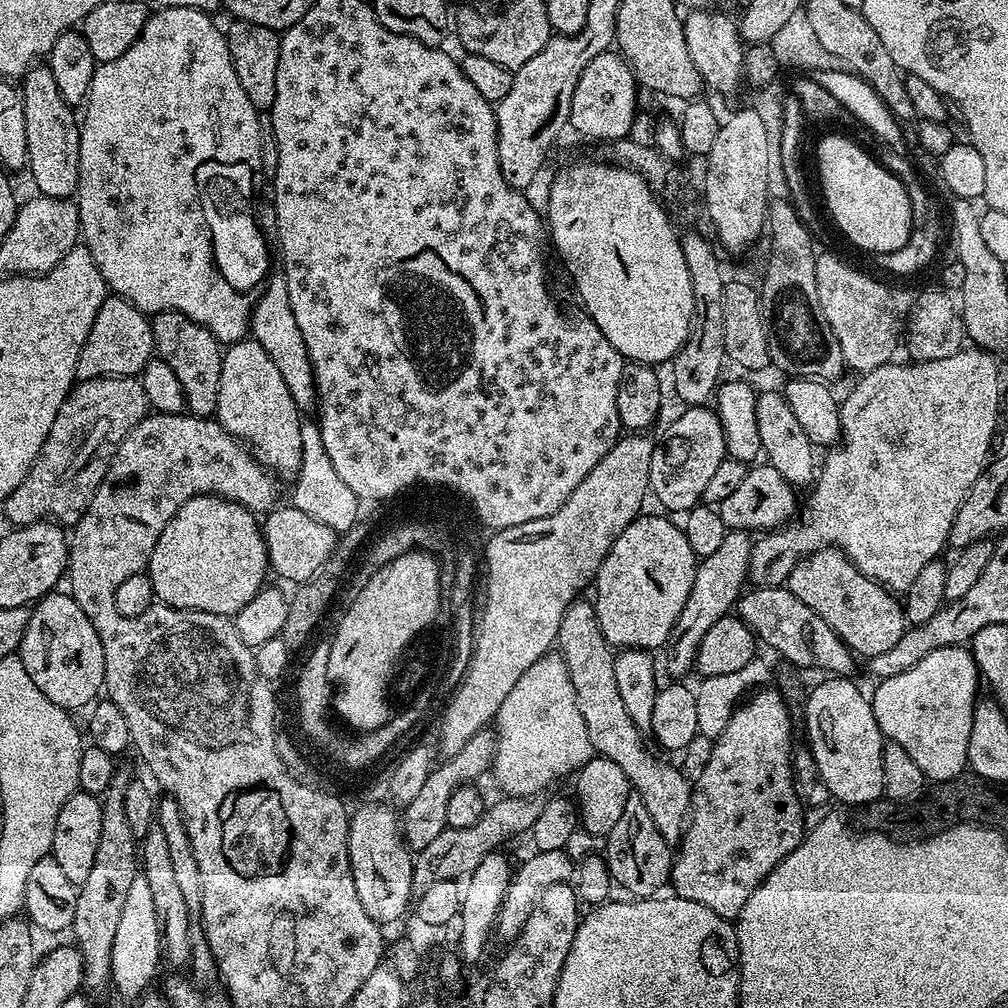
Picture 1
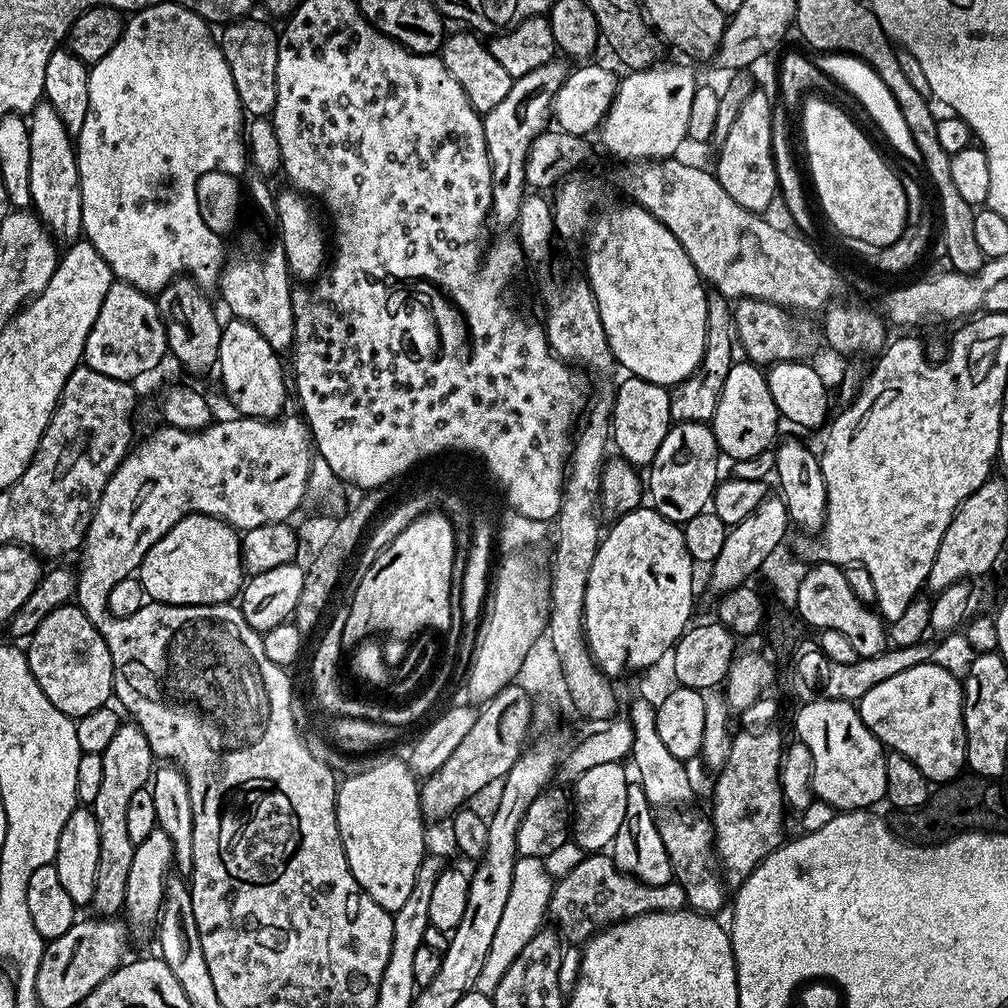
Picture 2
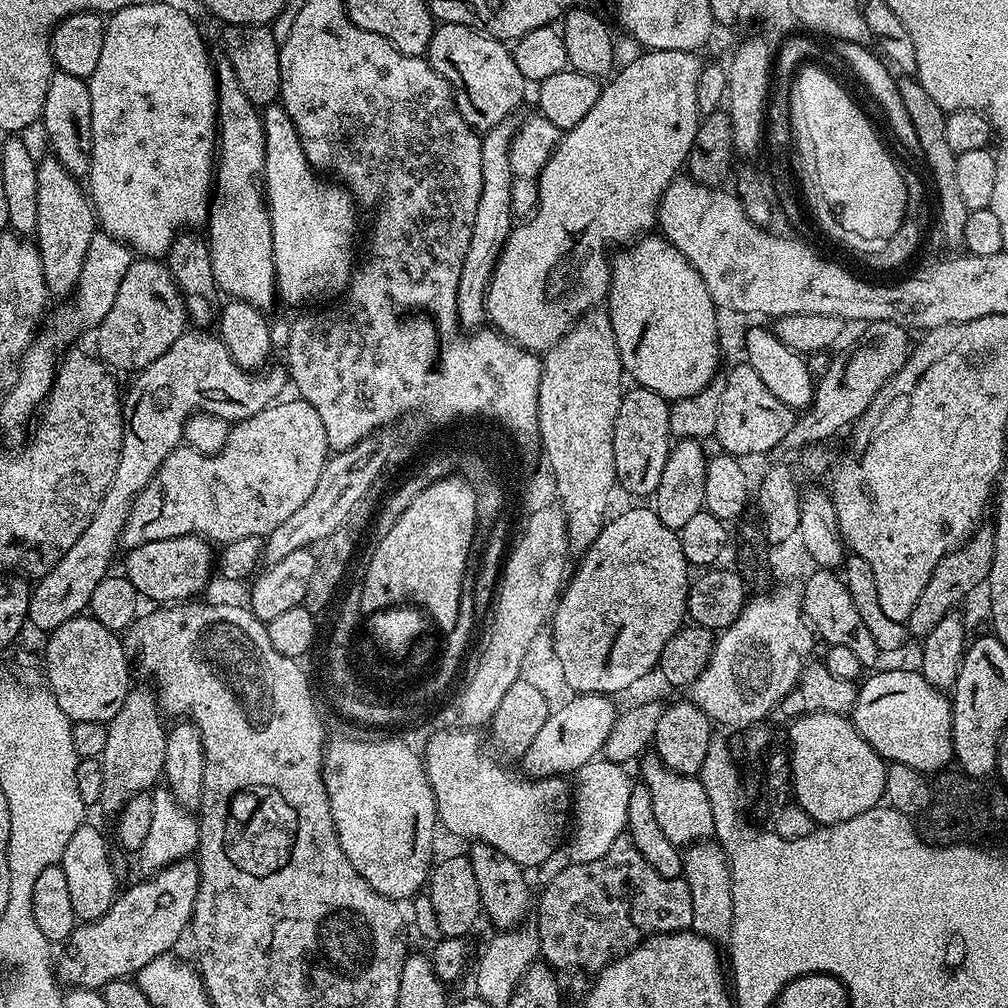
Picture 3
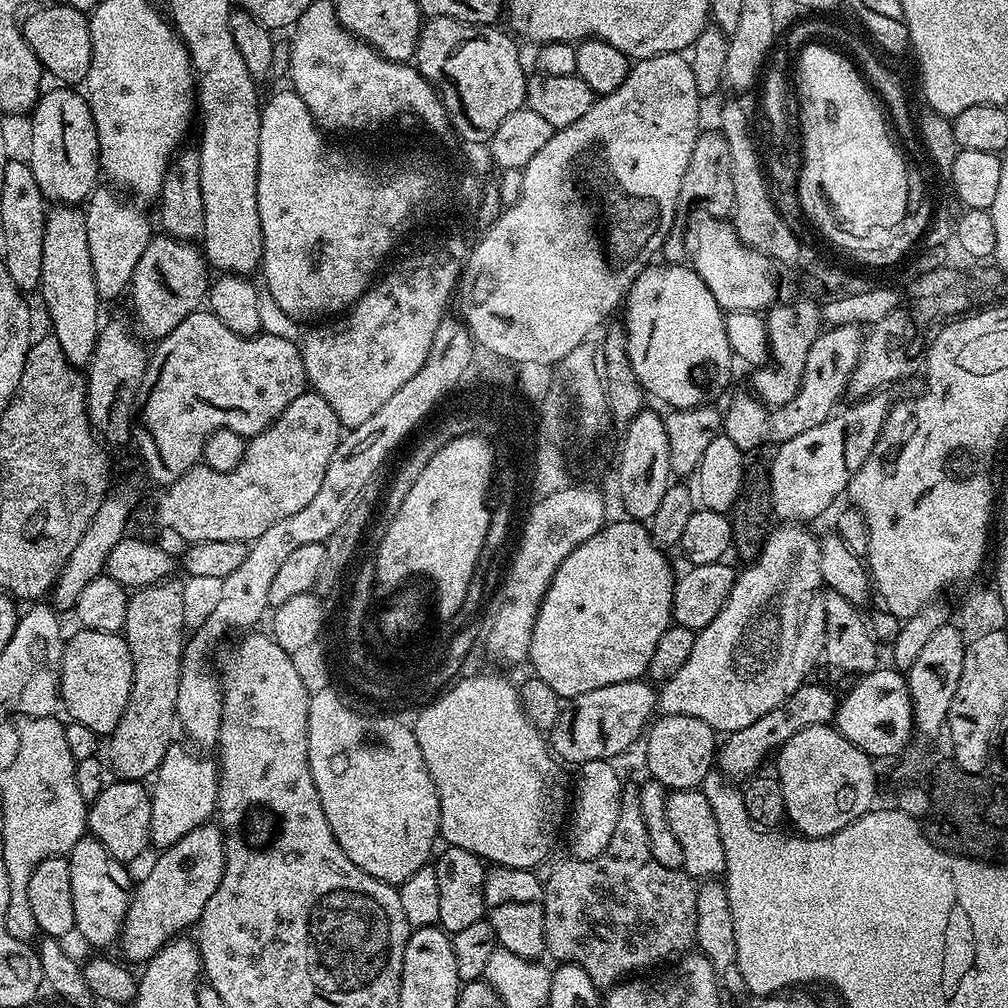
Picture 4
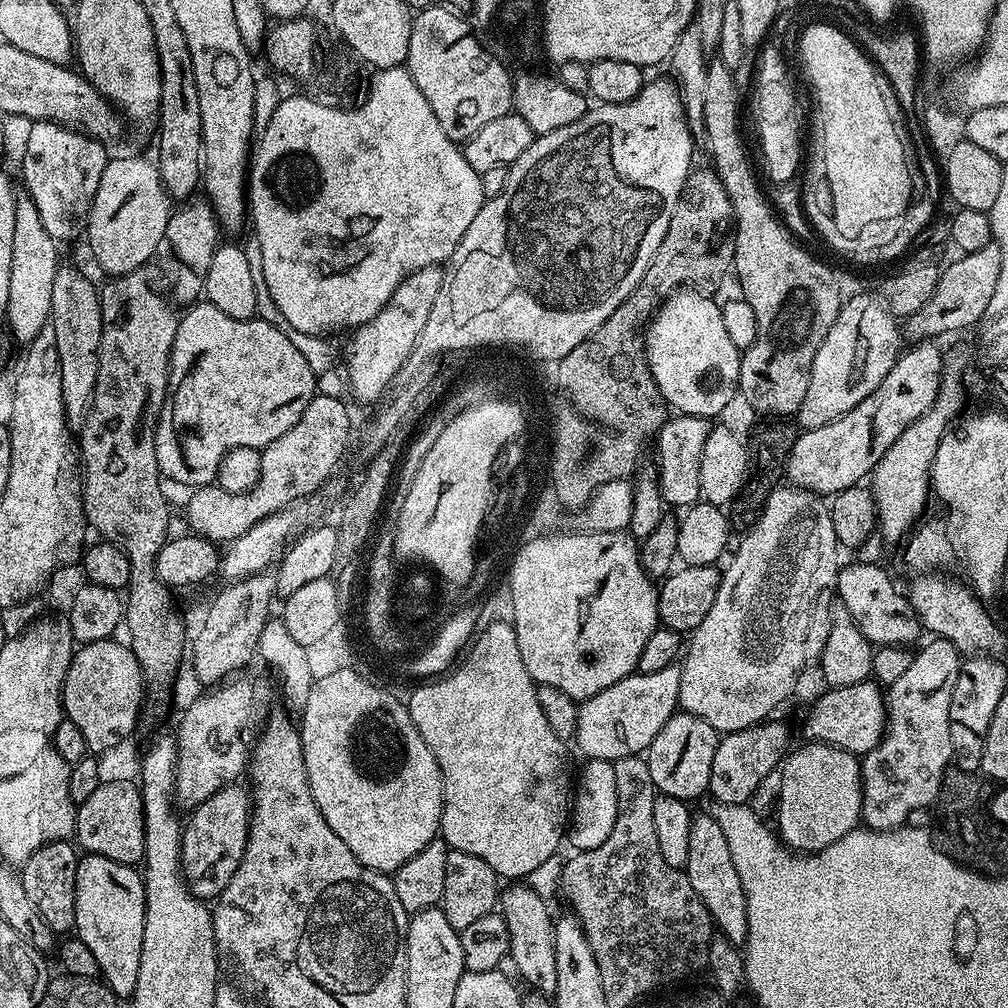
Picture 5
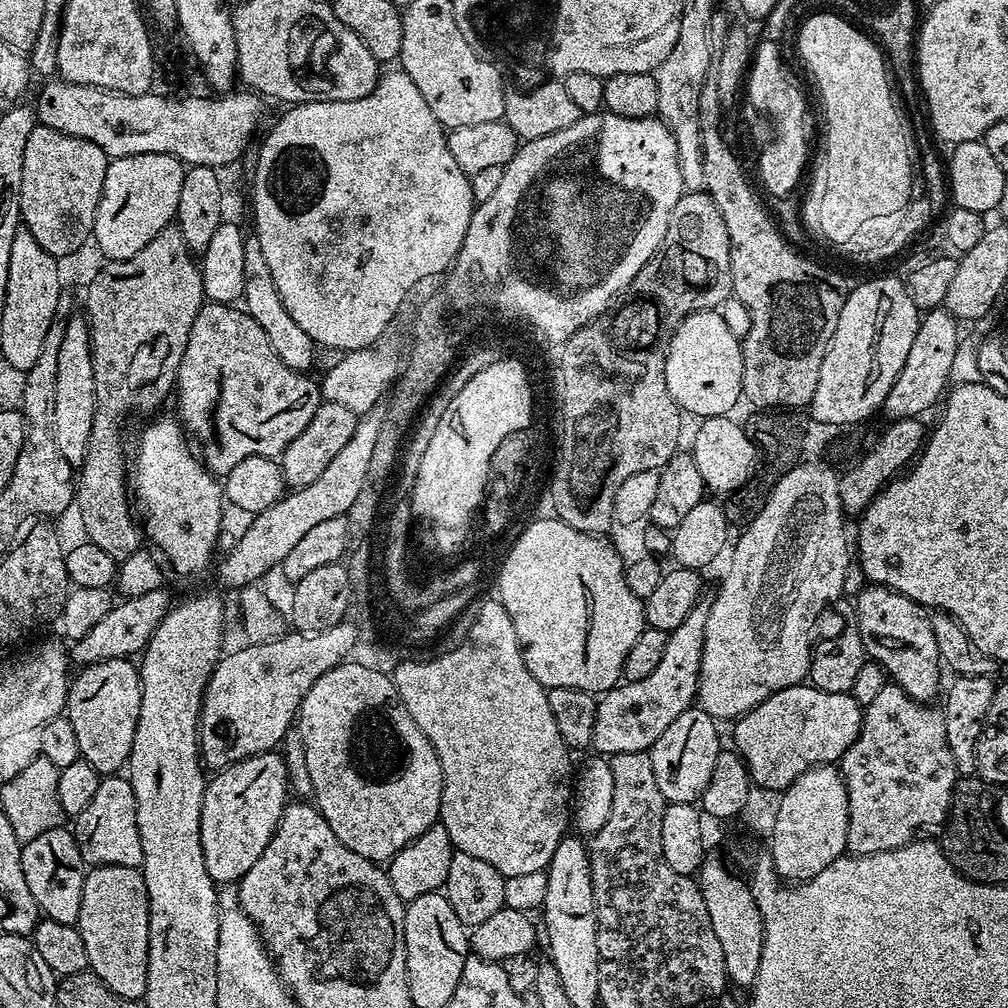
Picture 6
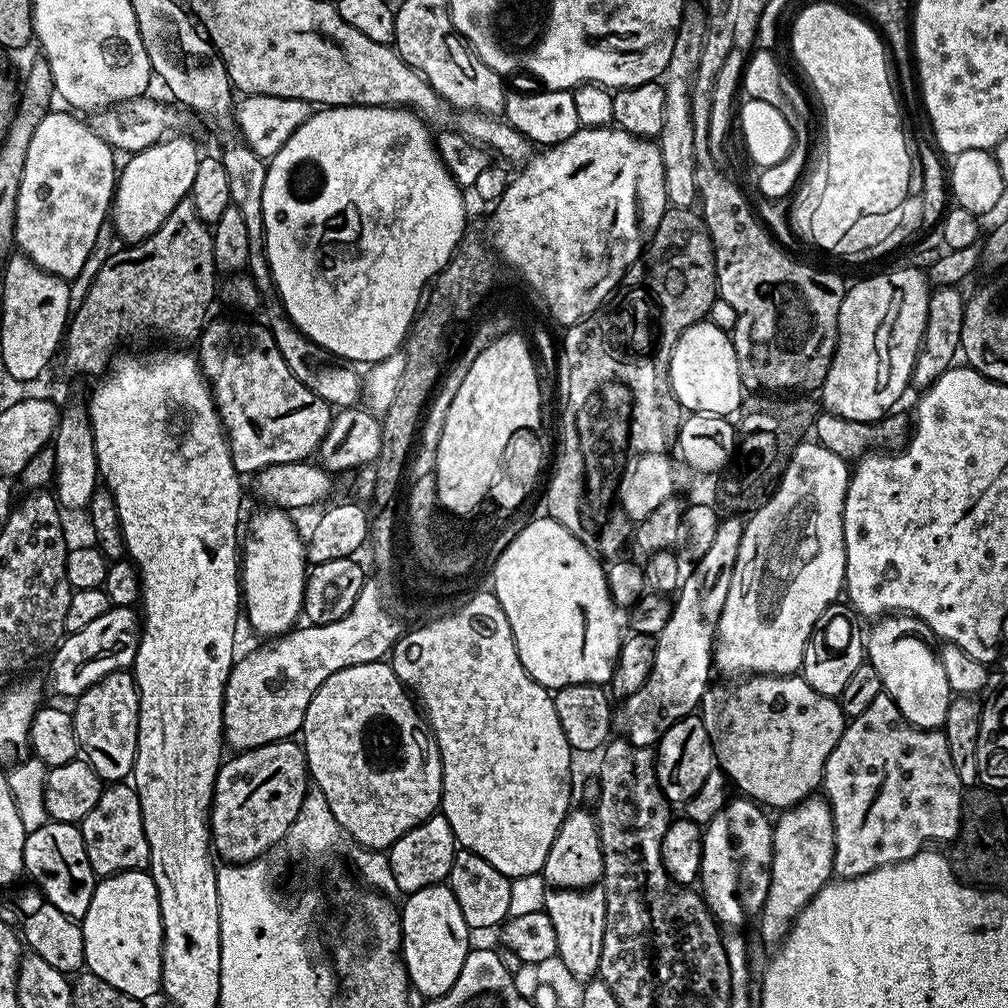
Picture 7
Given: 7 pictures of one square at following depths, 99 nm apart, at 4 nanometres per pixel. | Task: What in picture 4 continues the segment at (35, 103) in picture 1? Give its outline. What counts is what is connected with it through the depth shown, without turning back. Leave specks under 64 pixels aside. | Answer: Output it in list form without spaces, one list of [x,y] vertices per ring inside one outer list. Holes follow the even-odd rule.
[[[56,206],[53,209],[44,218],[42,278],[38,296],[48,307],[48,320],[52,323],[50,332],[58,338],[62,354],[66,354],[73,366],[84,366],[96,352],[96,338],[102,327],[102,301],[94,282],[90,242],[86,242],[86,218],[76,206]]]

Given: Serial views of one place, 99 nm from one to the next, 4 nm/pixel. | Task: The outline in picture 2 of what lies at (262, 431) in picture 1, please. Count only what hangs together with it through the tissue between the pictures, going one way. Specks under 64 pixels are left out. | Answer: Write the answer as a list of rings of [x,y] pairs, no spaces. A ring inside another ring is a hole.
[[[235,318],[229,321],[222,327],[222,342],[218,346],[218,373],[224,383],[224,392],[239,415],[259,420],[277,419],[285,411],[288,396],[290,400],[290,388],[284,385],[284,368],[280,365],[281,353],[275,352],[250,322]]]

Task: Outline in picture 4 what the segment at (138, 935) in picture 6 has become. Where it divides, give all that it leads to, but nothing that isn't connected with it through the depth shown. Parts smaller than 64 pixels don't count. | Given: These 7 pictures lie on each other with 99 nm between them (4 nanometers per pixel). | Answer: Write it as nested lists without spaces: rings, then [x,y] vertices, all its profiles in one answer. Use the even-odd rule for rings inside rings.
[[[85,834],[78,843],[73,846],[72,851],[68,853],[68,865],[70,866],[70,894],[74,894],[74,922],[75,931],[80,932],[80,936],[88,944],[93,944],[93,949],[108,950],[108,948],[117,943],[121,932],[124,931],[124,919],[128,913],[128,903],[132,901],[134,891],[134,880],[128,877],[129,869],[102,842],[98,842],[92,835]]]

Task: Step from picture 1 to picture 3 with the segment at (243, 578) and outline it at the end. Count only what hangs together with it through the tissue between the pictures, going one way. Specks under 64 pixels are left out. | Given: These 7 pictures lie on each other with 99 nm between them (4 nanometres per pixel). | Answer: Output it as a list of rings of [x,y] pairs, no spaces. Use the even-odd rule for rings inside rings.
[[[179,536],[158,542],[146,542],[137,548],[127,549],[123,575],[136,587],[145,601],[188,600],[196,596],[214,576],[214,548],[203,536]]]

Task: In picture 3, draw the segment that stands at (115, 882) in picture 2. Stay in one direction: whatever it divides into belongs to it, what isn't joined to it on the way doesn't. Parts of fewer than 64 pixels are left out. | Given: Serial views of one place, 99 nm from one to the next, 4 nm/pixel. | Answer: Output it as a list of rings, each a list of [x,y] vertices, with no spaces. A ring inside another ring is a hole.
[[[133,687],[122,702],[122,710],[118,710],[107,725],[106,750],[99,759],[102,766],[102,794],[98,808],[99,811],[118,814],[122,806],[134,798],[134,794],[155,789],[163,777],[168,728],[151,687]]]

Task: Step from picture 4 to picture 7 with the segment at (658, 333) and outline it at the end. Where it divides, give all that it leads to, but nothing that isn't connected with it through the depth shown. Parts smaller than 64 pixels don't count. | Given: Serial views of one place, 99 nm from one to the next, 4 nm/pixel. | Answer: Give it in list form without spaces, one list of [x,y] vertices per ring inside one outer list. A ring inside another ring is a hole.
[[[701,322],[690,326],[682,334],[682,338],[678,338],[678,342],[674,346],[674,354],[670,358],[668,373],[672,392],[676,395],[676,400],[685,413],[707,412],[709,416],[731,417],[732,412],[739,413],[741,411],[742,397],[745,395],[746,389],[744,381],[740,379],[740,367],[732,345],[732,337],[727,331],[711,322]]]

